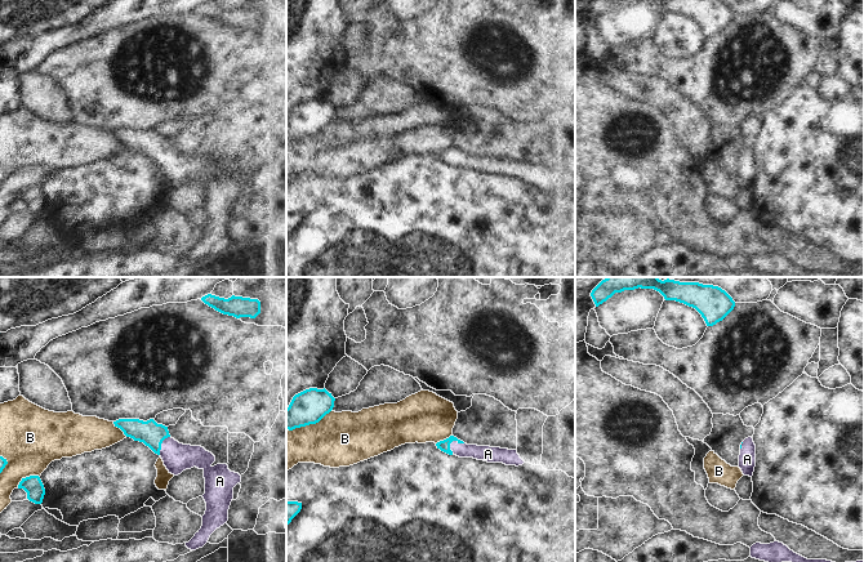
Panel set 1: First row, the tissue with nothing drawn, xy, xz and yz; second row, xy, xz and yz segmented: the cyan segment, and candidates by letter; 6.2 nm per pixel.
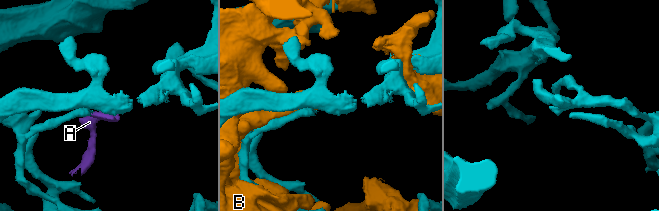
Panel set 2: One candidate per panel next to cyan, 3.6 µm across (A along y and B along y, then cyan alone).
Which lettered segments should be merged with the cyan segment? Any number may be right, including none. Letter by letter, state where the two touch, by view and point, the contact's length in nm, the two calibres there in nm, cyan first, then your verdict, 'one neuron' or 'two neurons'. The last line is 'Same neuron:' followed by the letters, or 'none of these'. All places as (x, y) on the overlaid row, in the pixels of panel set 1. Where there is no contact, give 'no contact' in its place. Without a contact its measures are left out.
A: xz (454, 440) | 100 nm | 70/100 nm | one neuron
B: xz (308, 424) | 320 nm | 220/340 nm | two neurons
Same neuron: A

